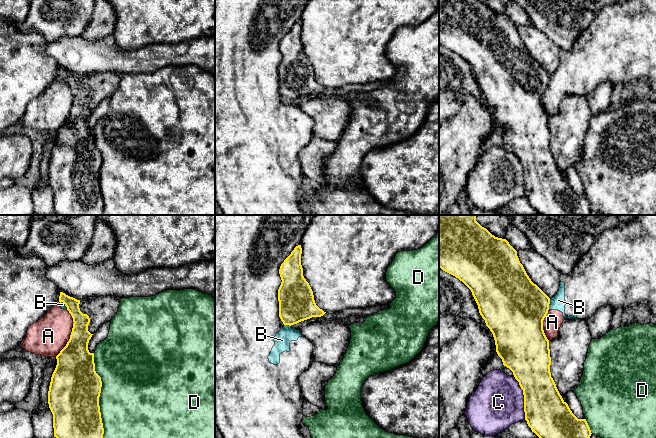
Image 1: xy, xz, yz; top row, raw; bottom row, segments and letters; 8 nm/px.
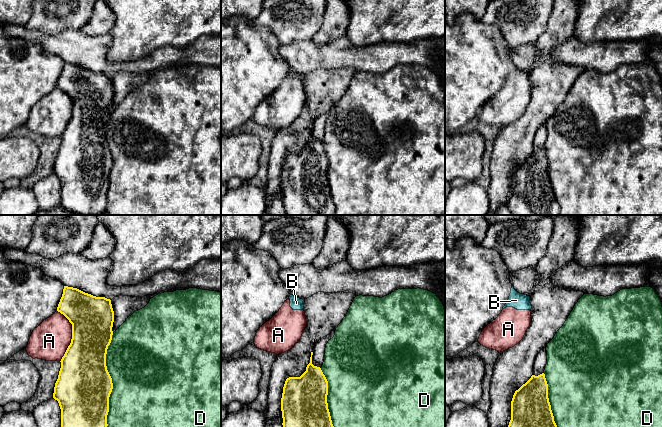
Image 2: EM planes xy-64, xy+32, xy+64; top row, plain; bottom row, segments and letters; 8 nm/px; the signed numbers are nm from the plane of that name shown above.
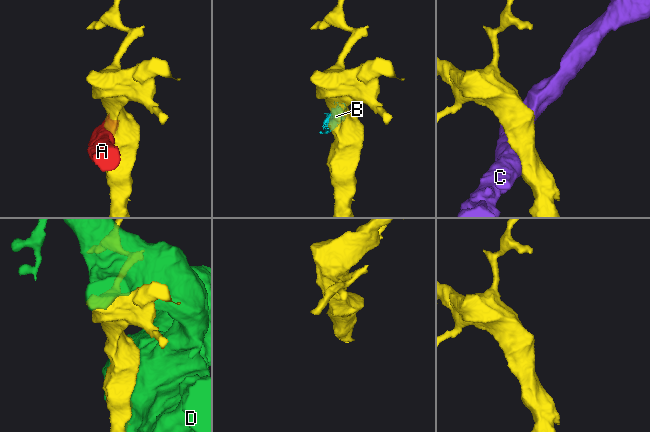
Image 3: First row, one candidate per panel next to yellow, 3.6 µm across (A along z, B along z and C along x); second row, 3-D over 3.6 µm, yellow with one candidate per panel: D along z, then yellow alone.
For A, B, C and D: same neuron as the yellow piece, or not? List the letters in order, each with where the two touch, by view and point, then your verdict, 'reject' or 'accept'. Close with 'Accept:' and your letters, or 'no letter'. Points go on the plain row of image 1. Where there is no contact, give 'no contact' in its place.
A: xy (71, 109) | reject
B: yz (549, 79) | reject
C: yz (524, 174) | reject
D: xy (99, 172) | reject
Accept: no letter

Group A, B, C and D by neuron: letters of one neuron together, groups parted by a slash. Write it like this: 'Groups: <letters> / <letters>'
Groups: A B / C / D

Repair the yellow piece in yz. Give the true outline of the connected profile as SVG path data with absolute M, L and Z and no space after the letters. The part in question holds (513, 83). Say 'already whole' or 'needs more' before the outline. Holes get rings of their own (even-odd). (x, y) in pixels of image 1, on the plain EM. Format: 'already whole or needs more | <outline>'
already whole | M439 0L439 44L458 54L471 66L472 71L478 81L479 89L485 96L486 102L493 110L498 132L502 135L503 141L513 148L515 155L519 158L519 161L523 166L525 196L527 197L527 200L531 204L532 208L534 208L540 215L590 215L592 209L586 195L578 195L572 189L568 180L560 171L556 160L551 153L549 116L547 115L543 106L543 96L549 86L550 74L531 57L523 41L519 37L517 27L506 15L495 13L480 0Z

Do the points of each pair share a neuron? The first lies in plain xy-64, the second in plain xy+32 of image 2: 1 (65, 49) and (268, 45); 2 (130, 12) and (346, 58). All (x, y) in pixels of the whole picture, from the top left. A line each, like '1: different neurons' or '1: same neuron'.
1: different neurons
2: different neurons

